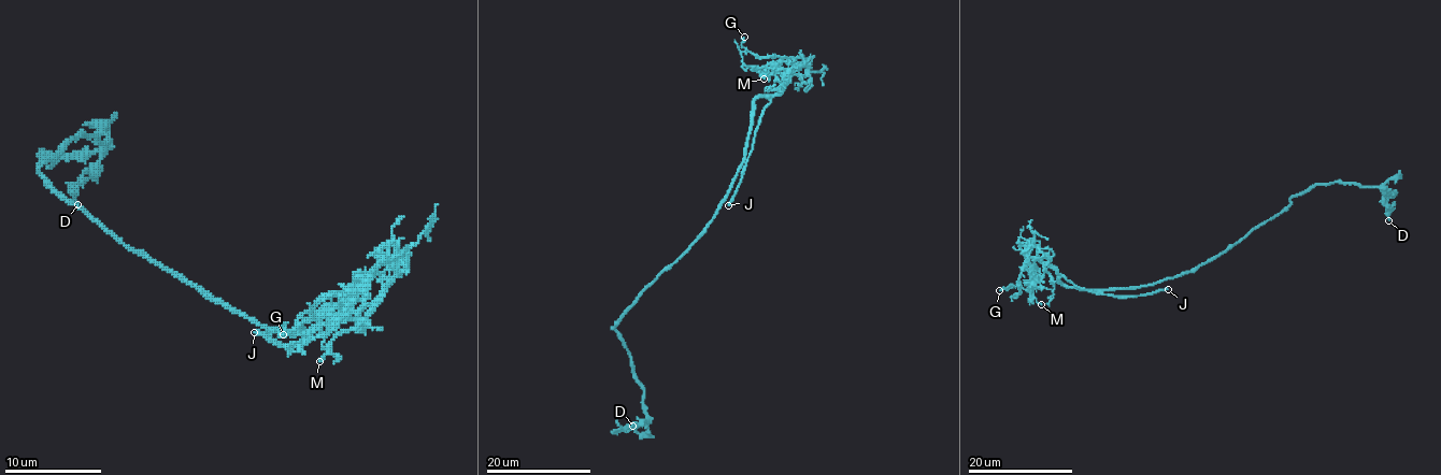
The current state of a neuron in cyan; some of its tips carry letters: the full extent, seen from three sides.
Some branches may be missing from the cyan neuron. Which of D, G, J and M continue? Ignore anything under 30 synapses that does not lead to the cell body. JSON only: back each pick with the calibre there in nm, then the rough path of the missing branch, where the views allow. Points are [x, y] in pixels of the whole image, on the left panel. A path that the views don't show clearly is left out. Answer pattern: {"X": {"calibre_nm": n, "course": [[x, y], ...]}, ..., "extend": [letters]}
{"J": {"calibre_nm": 180, "course": [[254, 332], [122, 247], [75, 204], [66, 175], [32, 171], [23, 156], [11, 181], [32, 195], [29, 200]]}, "extend": ["J"]}

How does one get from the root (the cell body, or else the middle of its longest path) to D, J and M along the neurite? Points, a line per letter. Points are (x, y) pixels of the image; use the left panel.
D: (213, 301), (124, 245), (39, 171), (68, 139), (95, 134), (104, 152), (100, 166), (77, 187), (77, 204)
J: (213, 301), (283, 332), (295, 332), (331, 311), (298, 344), (254, 332)
M: (213, 301), (256, 325), (295, 332), (341, 305), (394, 255), (397, 272), (384, 296), (319, 361)

